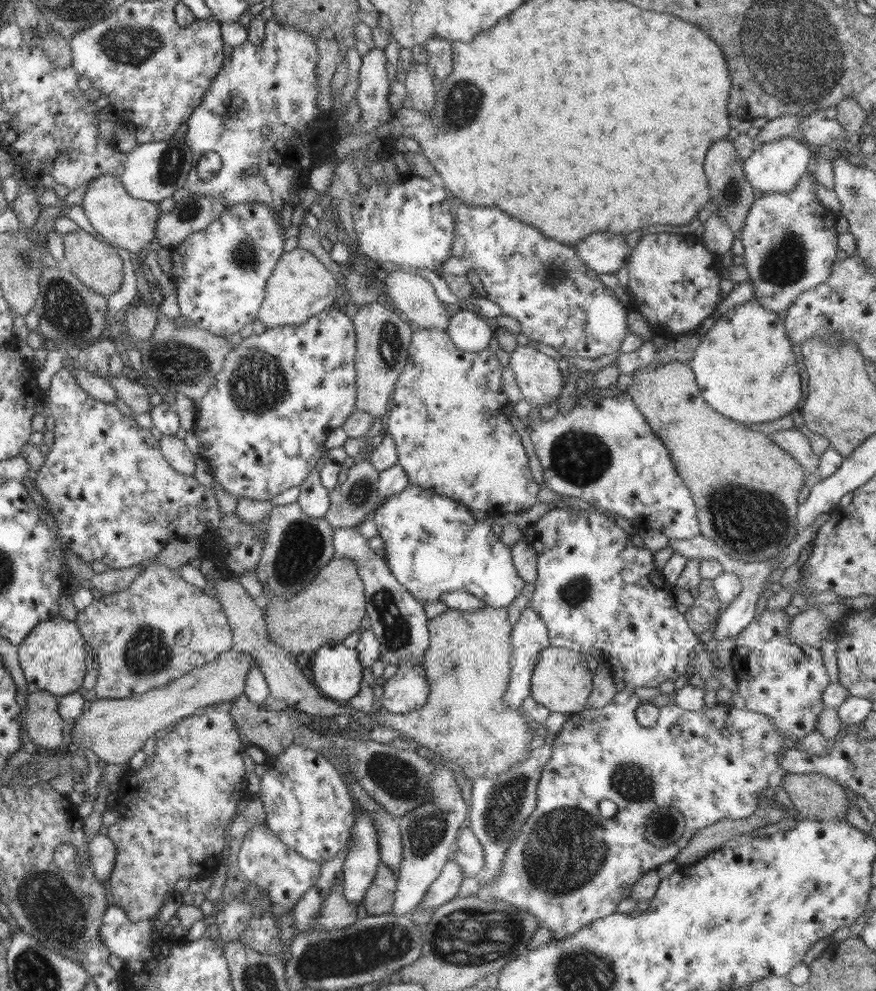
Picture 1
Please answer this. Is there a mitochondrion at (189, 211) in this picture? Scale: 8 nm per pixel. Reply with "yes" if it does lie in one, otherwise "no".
yes

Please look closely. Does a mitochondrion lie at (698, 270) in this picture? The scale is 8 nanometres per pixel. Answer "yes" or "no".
no

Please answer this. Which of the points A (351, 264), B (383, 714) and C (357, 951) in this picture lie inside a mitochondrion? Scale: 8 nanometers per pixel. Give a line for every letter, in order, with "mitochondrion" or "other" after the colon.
A: other
B: other
C: mitochondrion

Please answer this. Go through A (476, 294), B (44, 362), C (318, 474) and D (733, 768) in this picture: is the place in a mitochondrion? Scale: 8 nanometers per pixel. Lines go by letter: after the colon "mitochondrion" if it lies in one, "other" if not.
A: other
B: other
C: other
D: other

